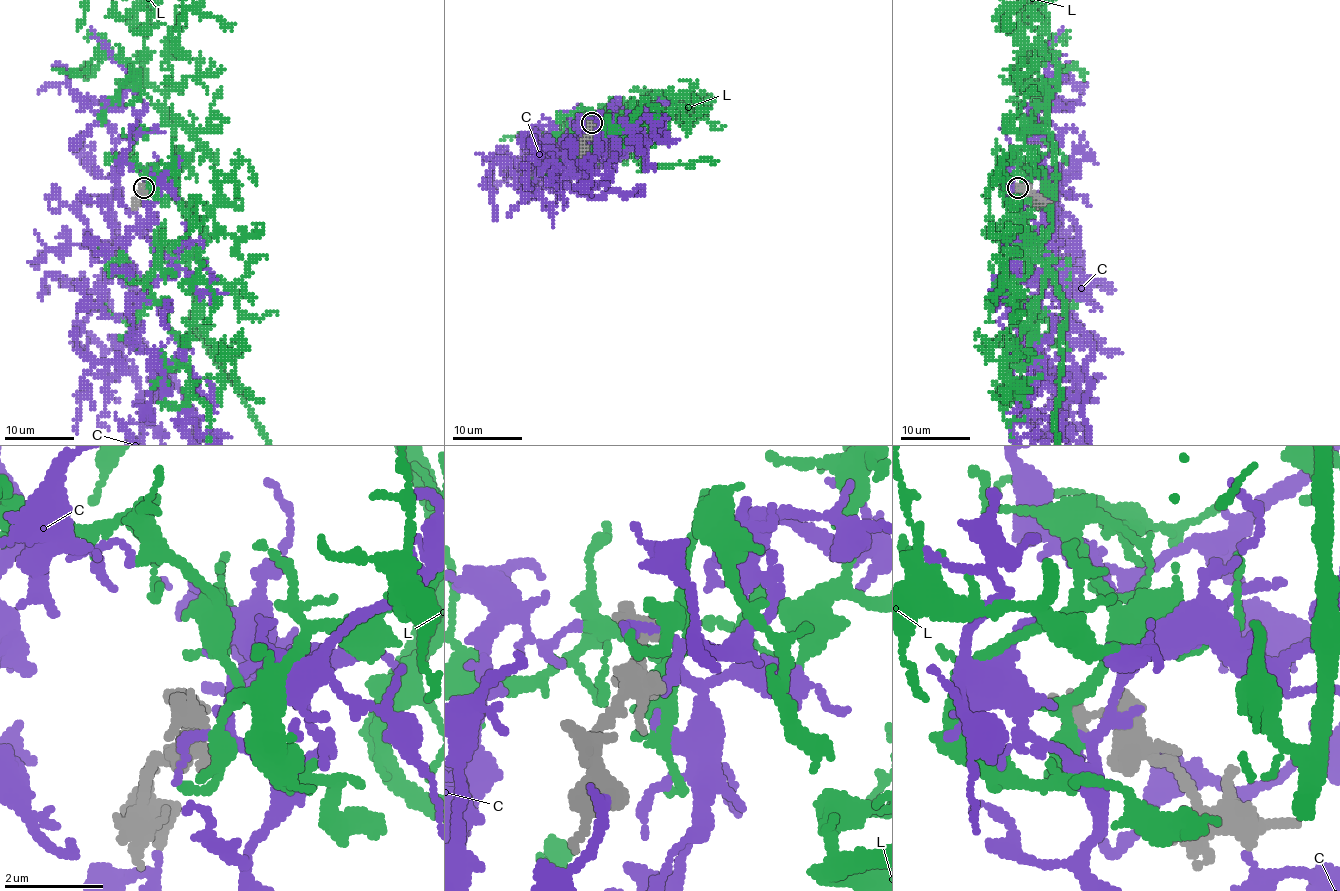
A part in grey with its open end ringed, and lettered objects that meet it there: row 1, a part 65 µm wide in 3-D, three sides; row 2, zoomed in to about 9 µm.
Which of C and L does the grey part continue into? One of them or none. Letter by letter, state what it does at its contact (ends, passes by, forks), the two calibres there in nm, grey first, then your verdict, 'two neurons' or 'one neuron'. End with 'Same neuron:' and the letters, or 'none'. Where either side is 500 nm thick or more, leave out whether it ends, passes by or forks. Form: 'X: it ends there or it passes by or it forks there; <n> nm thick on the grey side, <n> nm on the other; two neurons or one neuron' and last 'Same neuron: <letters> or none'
C: it passes by; 400 nm thick on the grey side, 150 nm on the other; two neurons
L: it forks there; 360 nm thick on the grey side, 280 nm on the other; two neurons
Same neuron: none

